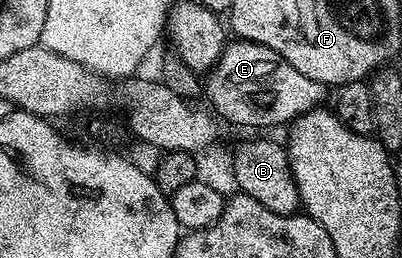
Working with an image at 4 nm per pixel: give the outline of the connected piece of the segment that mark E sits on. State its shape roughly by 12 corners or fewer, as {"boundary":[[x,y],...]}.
{"boundary":[[228,42],[205,95],[241,127],[288,124],[322,103],[271,49]]}

